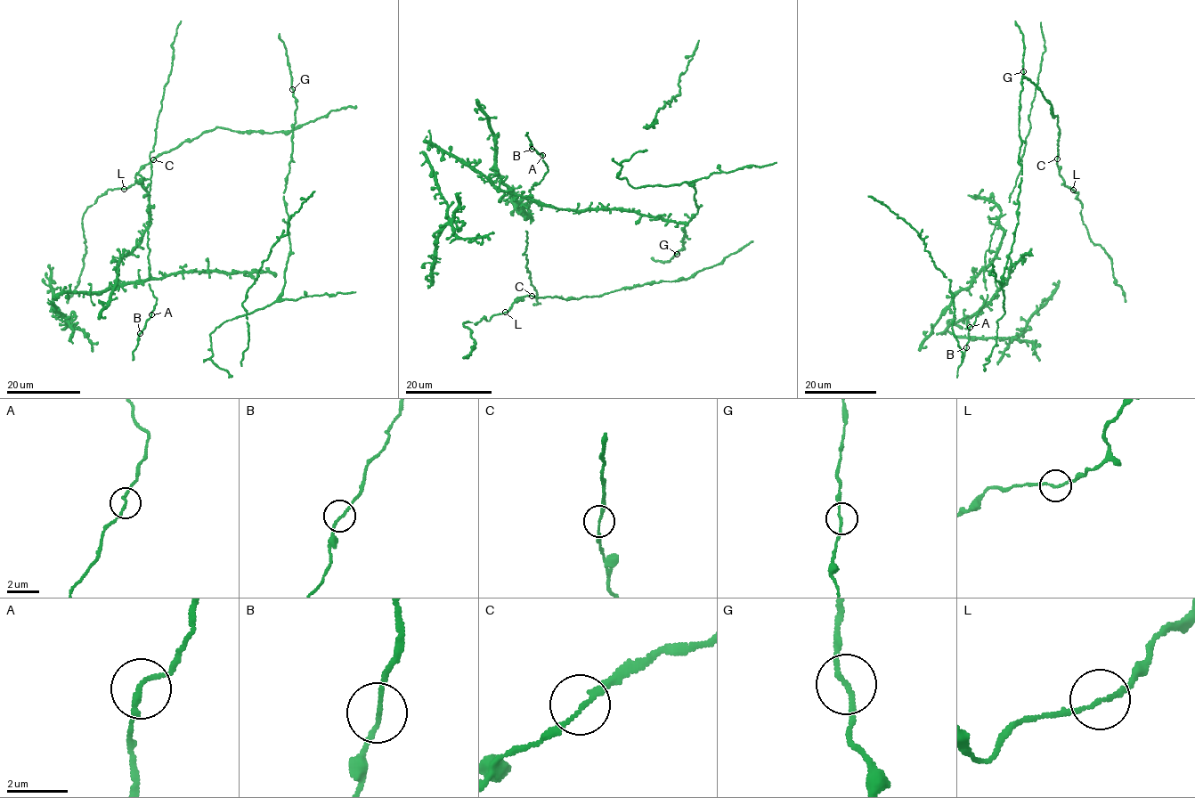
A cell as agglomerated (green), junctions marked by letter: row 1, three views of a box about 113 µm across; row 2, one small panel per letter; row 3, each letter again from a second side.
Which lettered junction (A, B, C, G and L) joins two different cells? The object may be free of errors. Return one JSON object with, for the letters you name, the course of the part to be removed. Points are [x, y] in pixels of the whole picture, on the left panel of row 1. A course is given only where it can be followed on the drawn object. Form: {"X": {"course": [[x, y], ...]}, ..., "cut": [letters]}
{"cut": []}

